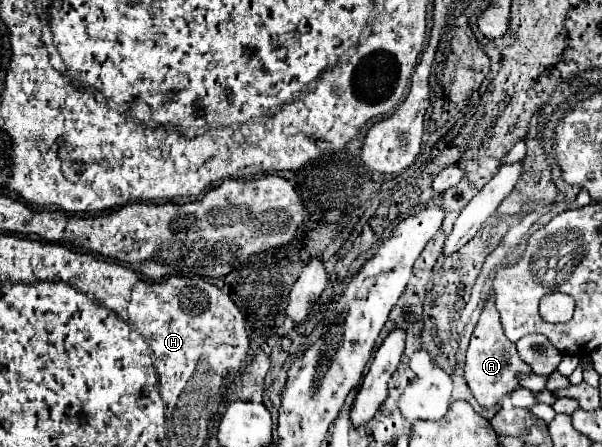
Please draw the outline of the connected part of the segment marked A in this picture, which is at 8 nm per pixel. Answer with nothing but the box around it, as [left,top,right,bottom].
[464,293,530,407]

